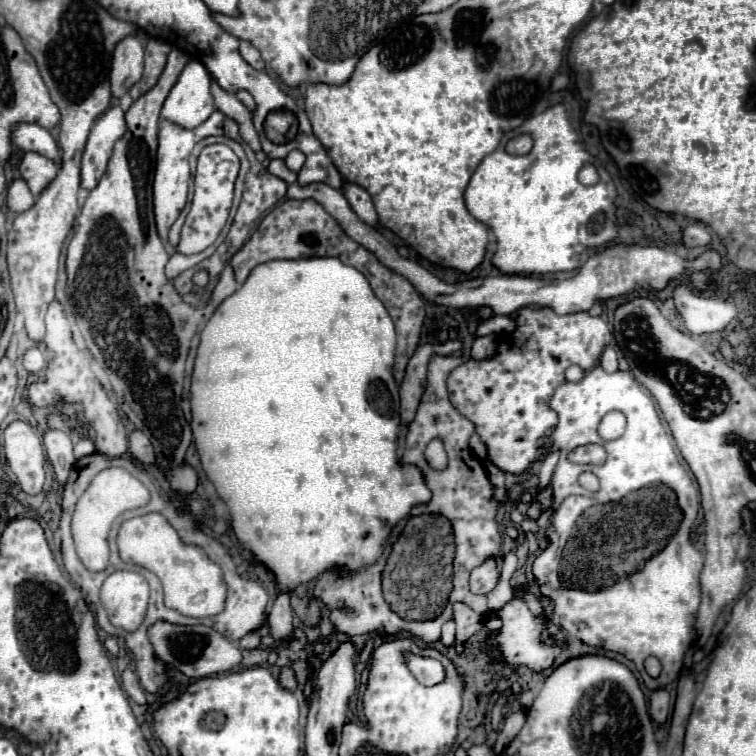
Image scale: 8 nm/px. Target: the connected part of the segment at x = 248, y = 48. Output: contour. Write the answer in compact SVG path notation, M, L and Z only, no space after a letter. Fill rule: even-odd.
M246 40L240 42L240 54L242 54L242 58L244 58L250 66L254 66L256 70L264 70L264 60L262 60L260 52L258 52L250 42L246 42Z

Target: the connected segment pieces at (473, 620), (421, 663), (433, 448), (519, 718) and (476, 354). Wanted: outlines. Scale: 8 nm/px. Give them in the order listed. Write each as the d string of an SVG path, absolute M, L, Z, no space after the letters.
M454 604L454 622L456 622L454 648L456 648L456 654L462 654L468 638L482 628L482 616L478 616L466 604Z
M406 652L404 654L406 664L410 666L412 674L418 678L418 682L425 686L434 686L442 682L445 678L445 670L442 664L433 658L416 656Z
M430 442L428 448L424 450L424 458L434 470L444 470L448 466L448 458L446 458L442 442Z
M522 710L510 714L510 716L504 720L504 728L502 728L502 732L500 732L500 736L498 736L496 744L494 744L496 754L500 754L500 752L508 746L508 742L518 734L518 730L524 726L524 722L526 722L526 714L524 714Z
M478 336L472 346L472 358L478 358L478 360L490 358L494 350L496 350L496 336Z

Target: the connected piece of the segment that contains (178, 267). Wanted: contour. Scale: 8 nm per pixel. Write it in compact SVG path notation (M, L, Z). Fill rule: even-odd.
M224 228L224 230L220 232L216 244L212 244L210 248L206 248L206 250L200 252L200 254L192 254L192 256L174 254L174 256L170 256L170 260L168 260L168 264L166 264L166 276L168 276L168 278L176 278L180 272L184 272L184 270L188 270L188 268L192 268L192 266L198 266L202 260L206 260L210 254L214 254L214 250L224 242L226 234L228 234L228 228Z

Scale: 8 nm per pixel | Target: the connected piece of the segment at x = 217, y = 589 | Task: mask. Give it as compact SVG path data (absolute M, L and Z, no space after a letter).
M144 514L122 524L122 560L152 570L164 586L164 602L168 608L190 618L216 616L224 610L226 582L222 568L210 560L202 546L184 544L174 526L162 514Z

